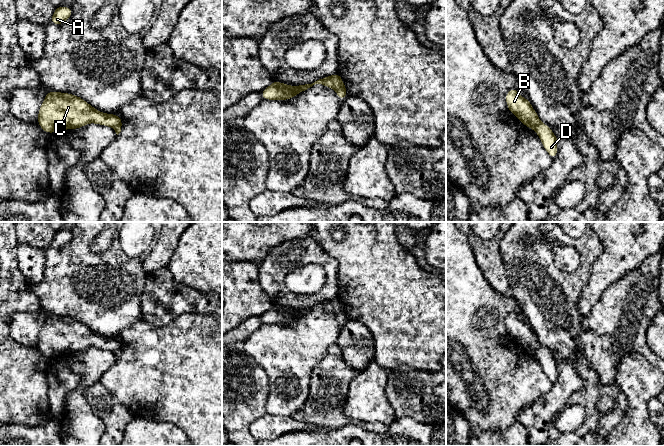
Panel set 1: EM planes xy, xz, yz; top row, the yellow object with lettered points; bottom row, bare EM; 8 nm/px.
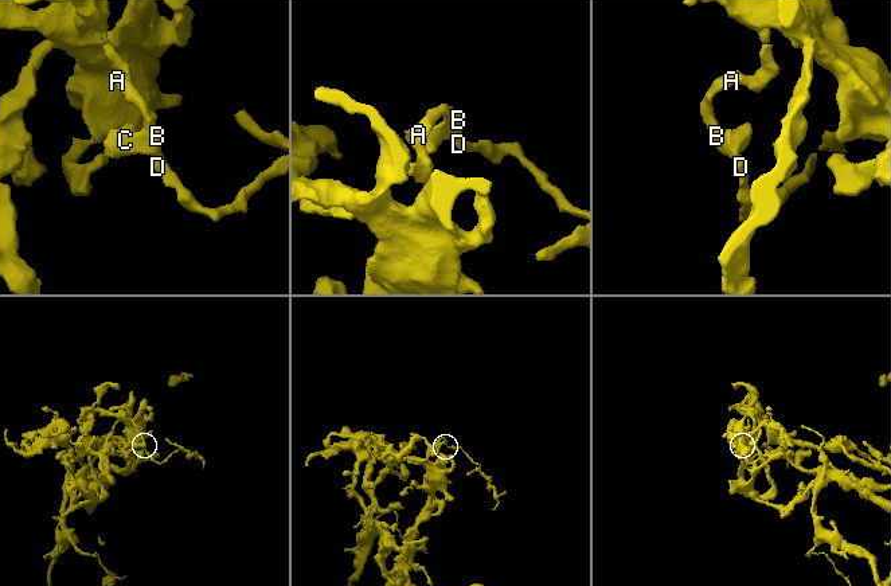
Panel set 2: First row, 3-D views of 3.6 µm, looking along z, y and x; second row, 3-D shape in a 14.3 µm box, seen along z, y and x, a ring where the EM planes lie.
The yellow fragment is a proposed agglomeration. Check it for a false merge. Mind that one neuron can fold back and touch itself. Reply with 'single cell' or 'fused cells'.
fused cells

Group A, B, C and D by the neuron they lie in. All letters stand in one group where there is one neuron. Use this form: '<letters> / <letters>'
A B C / D

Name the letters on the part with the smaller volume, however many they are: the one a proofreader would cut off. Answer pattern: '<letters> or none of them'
D

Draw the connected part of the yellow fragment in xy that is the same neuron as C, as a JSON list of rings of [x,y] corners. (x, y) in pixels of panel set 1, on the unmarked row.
[[[49,315],[40,330],[37,346],[44,356],[78,353],[95,347],[114,352],[122,348],[116,338],[102,337],[82,322],[57,315]]]

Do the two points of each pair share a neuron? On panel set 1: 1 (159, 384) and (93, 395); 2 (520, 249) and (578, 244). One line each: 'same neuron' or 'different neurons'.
1: different neurons
2: same neuron

